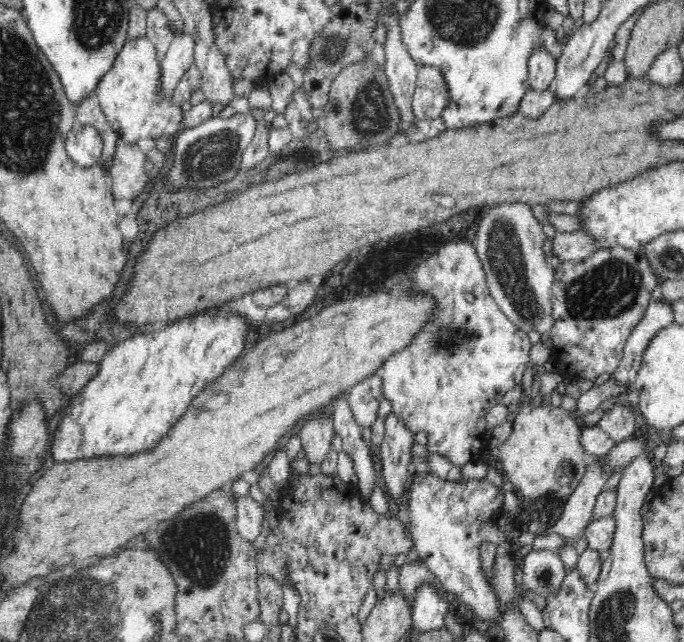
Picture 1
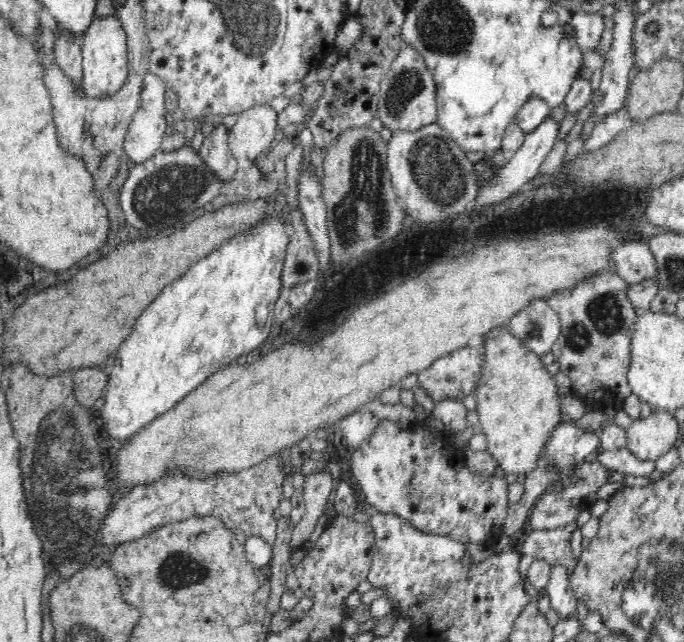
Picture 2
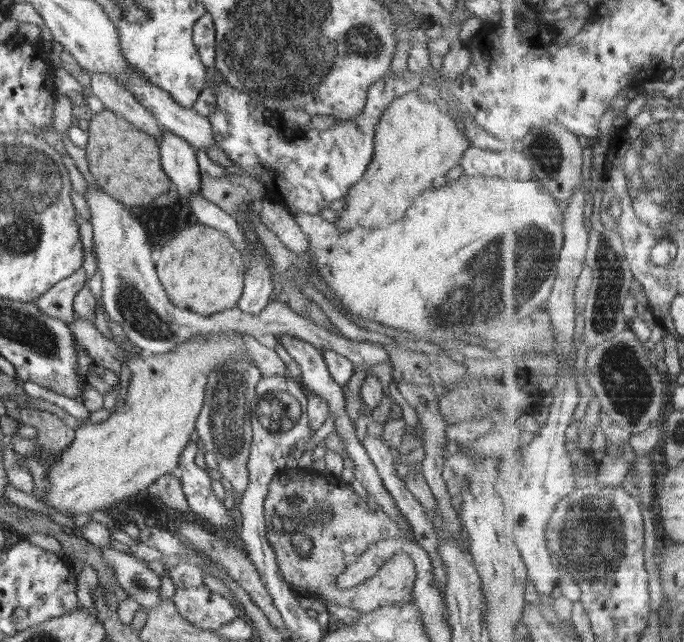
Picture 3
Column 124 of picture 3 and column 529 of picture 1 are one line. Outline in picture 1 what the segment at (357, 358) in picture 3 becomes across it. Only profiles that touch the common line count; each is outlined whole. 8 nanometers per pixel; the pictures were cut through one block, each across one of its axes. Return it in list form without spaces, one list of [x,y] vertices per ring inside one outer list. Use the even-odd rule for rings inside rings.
[[[498,202],[492,206],[488,212],[483,212],[474,242],[487,287],[498,308],[518,329],[526,334],[534,330],[546,339],[555,324],[551,301],[555,270],[544,255],[546,235],[542,224],[534,217],[529,204]]]

